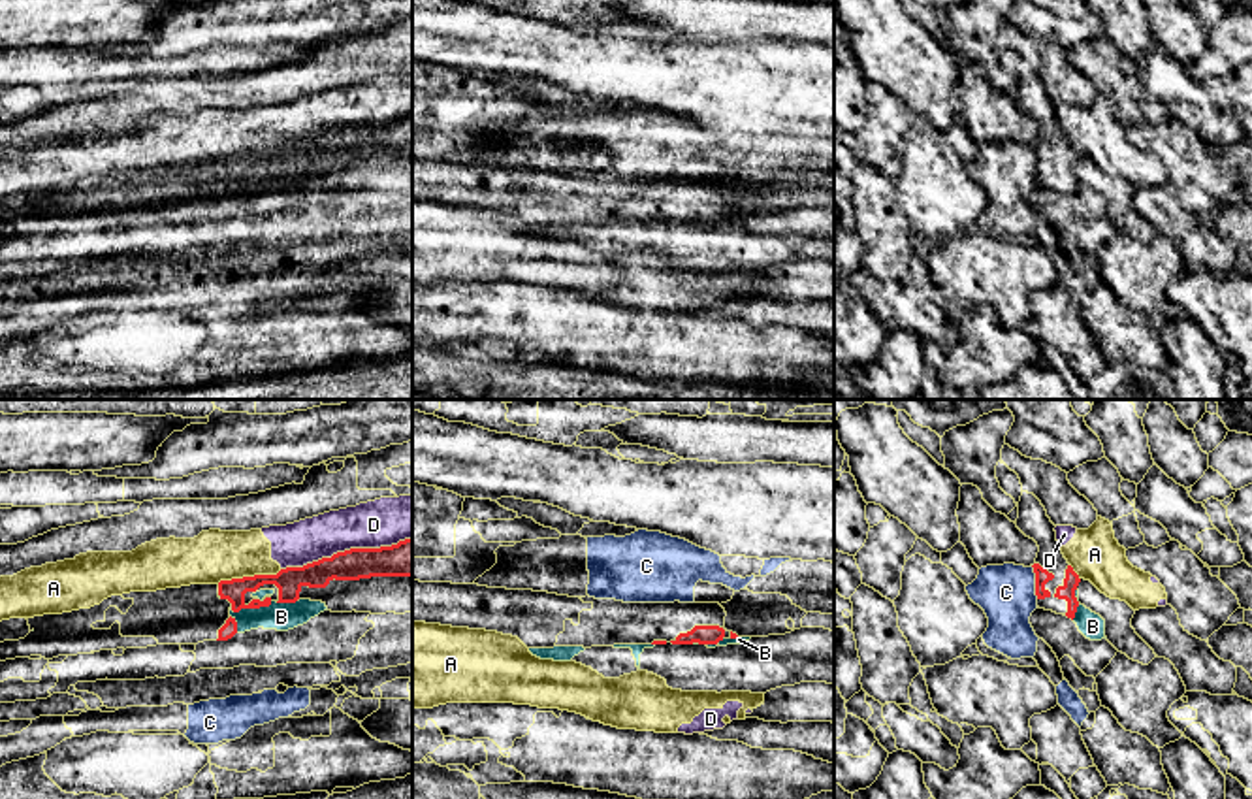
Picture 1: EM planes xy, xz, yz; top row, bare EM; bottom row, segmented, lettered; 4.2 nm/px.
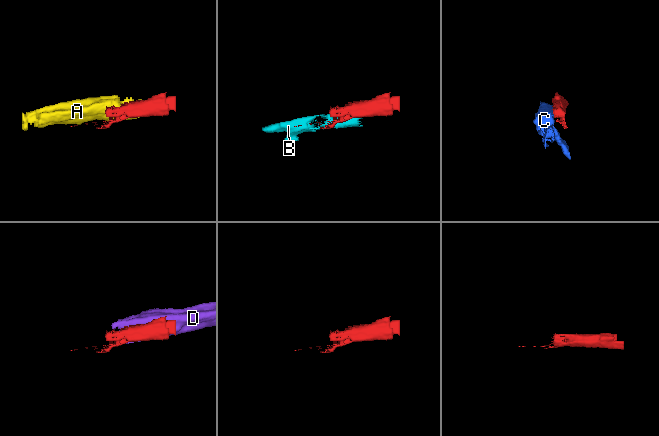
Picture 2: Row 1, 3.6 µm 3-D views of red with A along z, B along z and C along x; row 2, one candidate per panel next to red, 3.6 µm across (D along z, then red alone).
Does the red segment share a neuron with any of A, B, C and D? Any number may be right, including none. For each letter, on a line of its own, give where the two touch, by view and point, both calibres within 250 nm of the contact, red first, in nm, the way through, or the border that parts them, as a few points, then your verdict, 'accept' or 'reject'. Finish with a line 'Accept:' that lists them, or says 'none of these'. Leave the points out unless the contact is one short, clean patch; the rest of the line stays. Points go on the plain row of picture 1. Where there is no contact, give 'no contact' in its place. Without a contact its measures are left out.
A: xy (249, 155) | 120/220 nm | along xy (281, 147), (275, 151), (221, 157), (217, 161) | reject
B: xy (251, 185) | 120/120 nm | reject
C: yz (1036, 161) | 60/240 nm | reject
D: xy (345, 129) | 140/200 nm | reject
Accept: none of these

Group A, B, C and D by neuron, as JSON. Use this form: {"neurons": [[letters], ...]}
{"neurons": [["A", "D"], ["B"], ["C"]]}

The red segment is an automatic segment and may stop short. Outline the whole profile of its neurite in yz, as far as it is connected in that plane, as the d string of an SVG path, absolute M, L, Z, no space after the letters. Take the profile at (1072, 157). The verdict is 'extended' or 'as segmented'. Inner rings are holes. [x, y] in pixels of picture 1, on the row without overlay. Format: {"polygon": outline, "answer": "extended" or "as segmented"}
{"polygon": "M1022 70L1017 85L1017 106L1039 124L1035 141L1032 143L1035 151L1037 185L1073 198L1079 185L1075 168L1081 156L1060 128L1054 109L1056 104L1034 72Z", "answer": "extended"}

